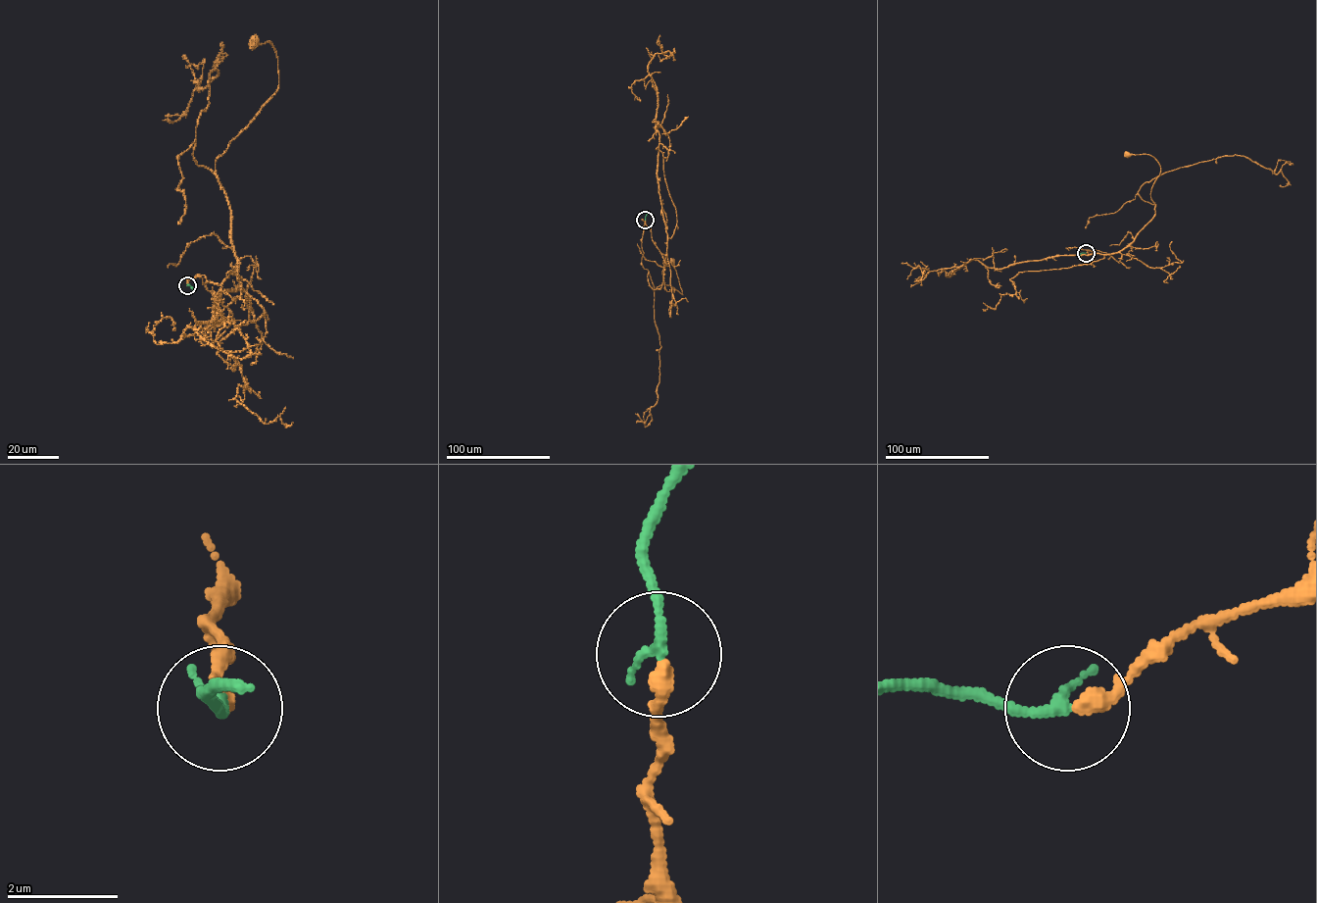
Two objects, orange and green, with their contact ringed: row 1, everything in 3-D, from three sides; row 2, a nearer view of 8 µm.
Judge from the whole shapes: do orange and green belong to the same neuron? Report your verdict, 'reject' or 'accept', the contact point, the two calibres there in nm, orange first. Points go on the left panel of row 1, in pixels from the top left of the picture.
accept | (187, 285) | 300/220 nm

